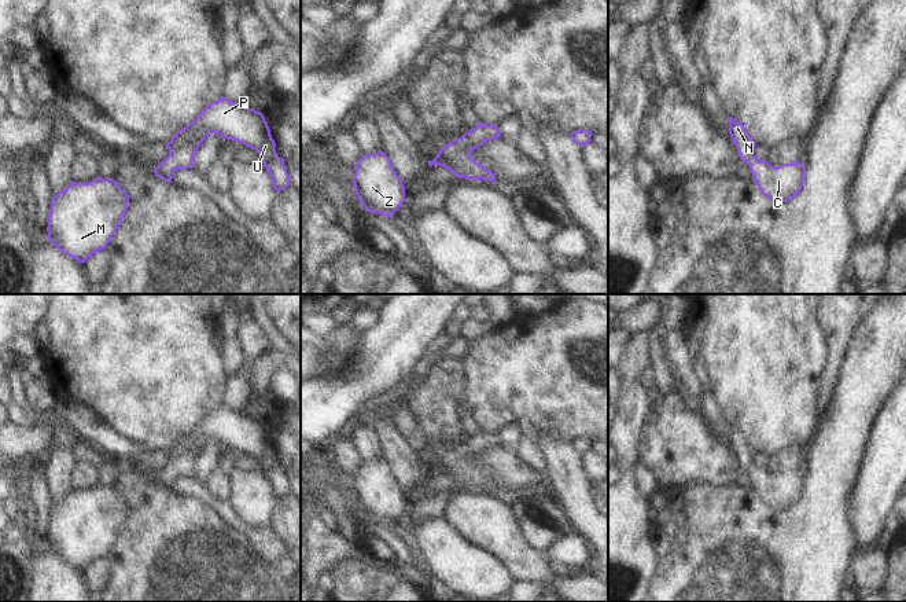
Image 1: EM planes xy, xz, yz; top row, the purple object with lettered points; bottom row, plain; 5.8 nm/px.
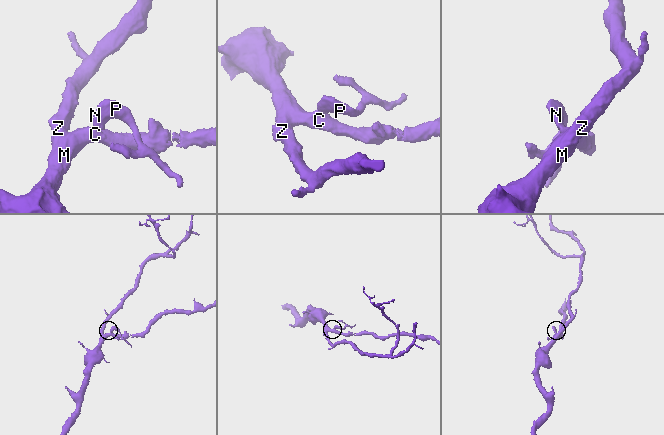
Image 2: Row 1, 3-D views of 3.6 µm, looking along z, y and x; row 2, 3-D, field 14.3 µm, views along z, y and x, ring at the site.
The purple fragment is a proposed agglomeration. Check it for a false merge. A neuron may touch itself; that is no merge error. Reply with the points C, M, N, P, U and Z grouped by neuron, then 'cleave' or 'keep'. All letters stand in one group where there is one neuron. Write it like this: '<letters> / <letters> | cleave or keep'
C M N P U Z | keep

